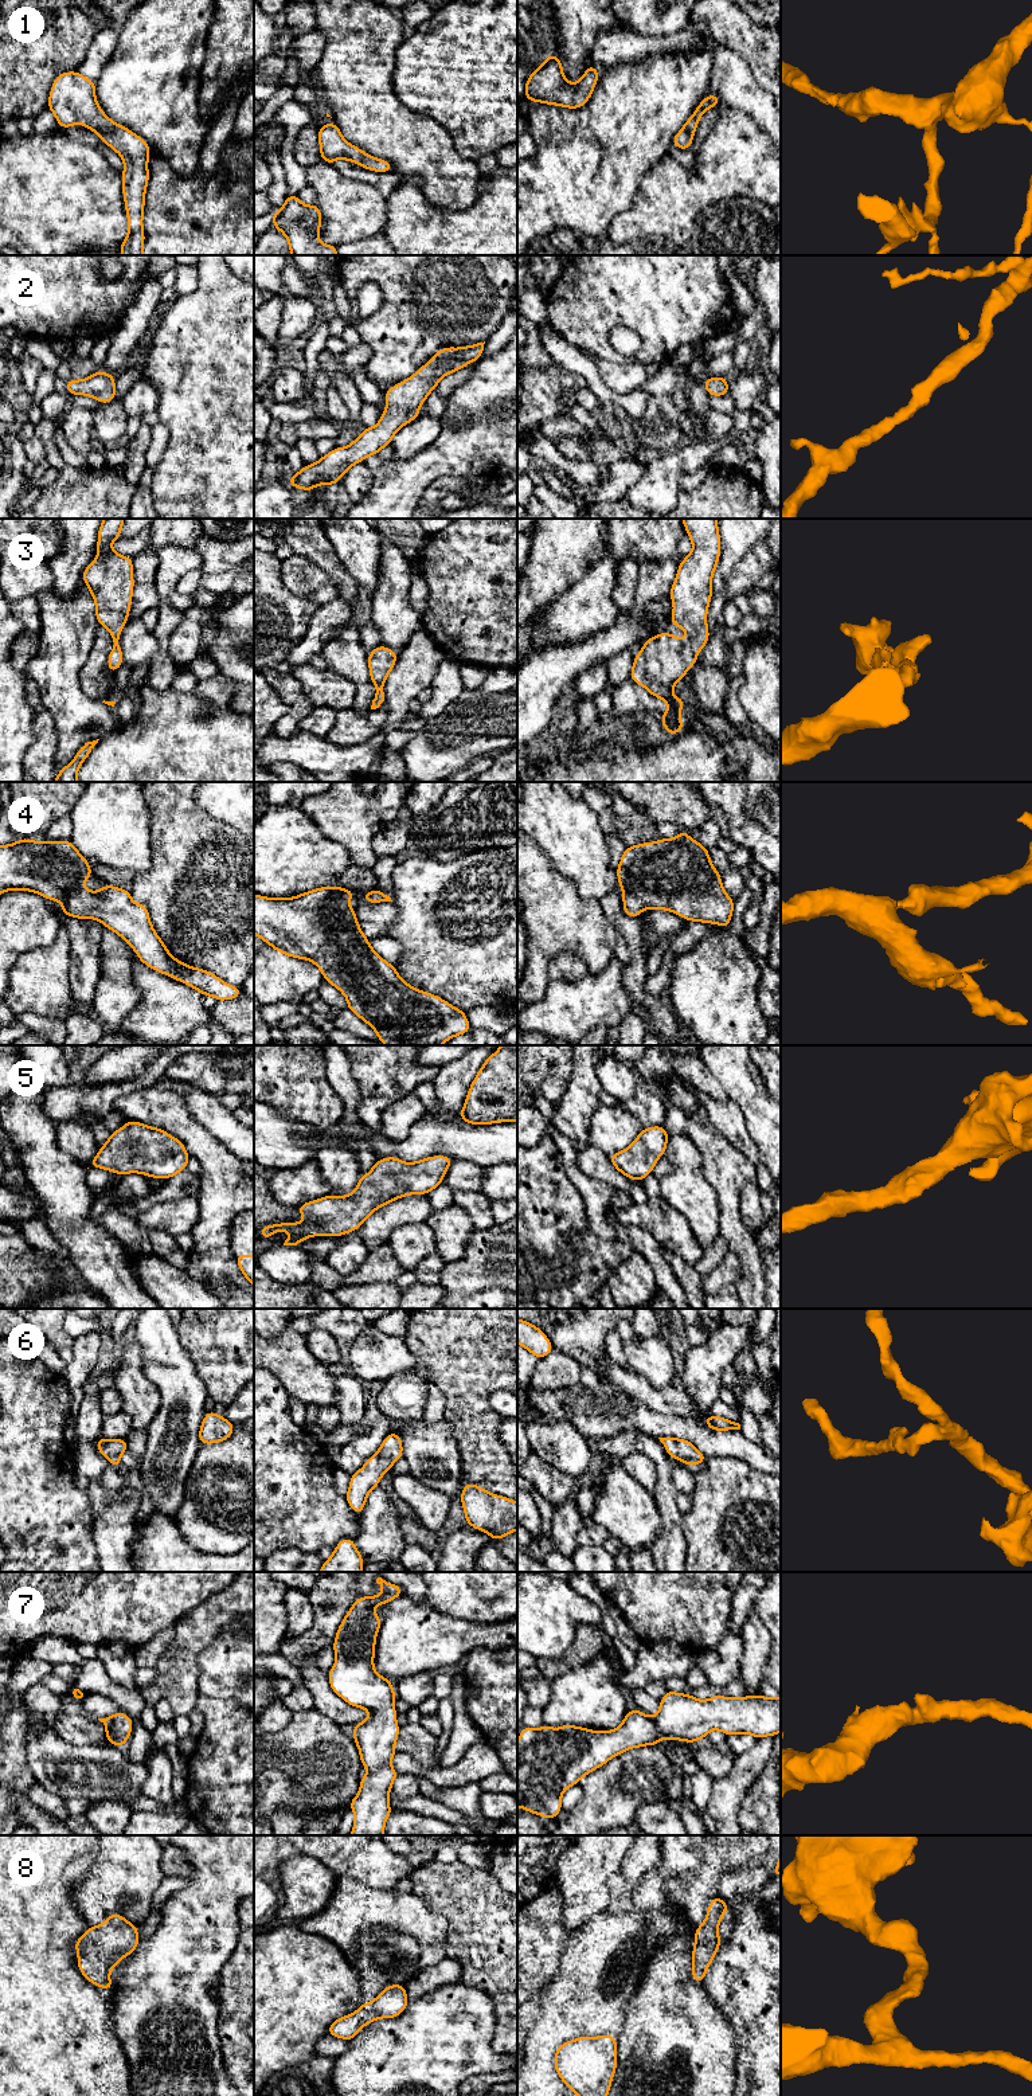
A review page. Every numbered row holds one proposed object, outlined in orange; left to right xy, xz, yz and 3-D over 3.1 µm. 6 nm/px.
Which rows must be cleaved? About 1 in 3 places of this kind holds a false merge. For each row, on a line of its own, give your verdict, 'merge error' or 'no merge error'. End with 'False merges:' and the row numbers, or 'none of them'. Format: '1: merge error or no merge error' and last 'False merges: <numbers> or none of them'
1: no merge error
2: no merge error
3: no merge error
4: no merge error
5: no merge error
6: no merge error
7: no merge error
8: no merge error
False merges: none of them

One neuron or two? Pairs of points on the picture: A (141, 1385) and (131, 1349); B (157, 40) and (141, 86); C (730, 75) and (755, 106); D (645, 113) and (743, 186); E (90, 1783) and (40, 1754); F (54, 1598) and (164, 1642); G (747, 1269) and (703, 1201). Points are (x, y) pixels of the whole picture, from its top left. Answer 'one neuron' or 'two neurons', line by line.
A: one neuron
B: one neuron
C: one neuron
D: two neurons
E: one neuron
F: two neurons
G: two neurons

